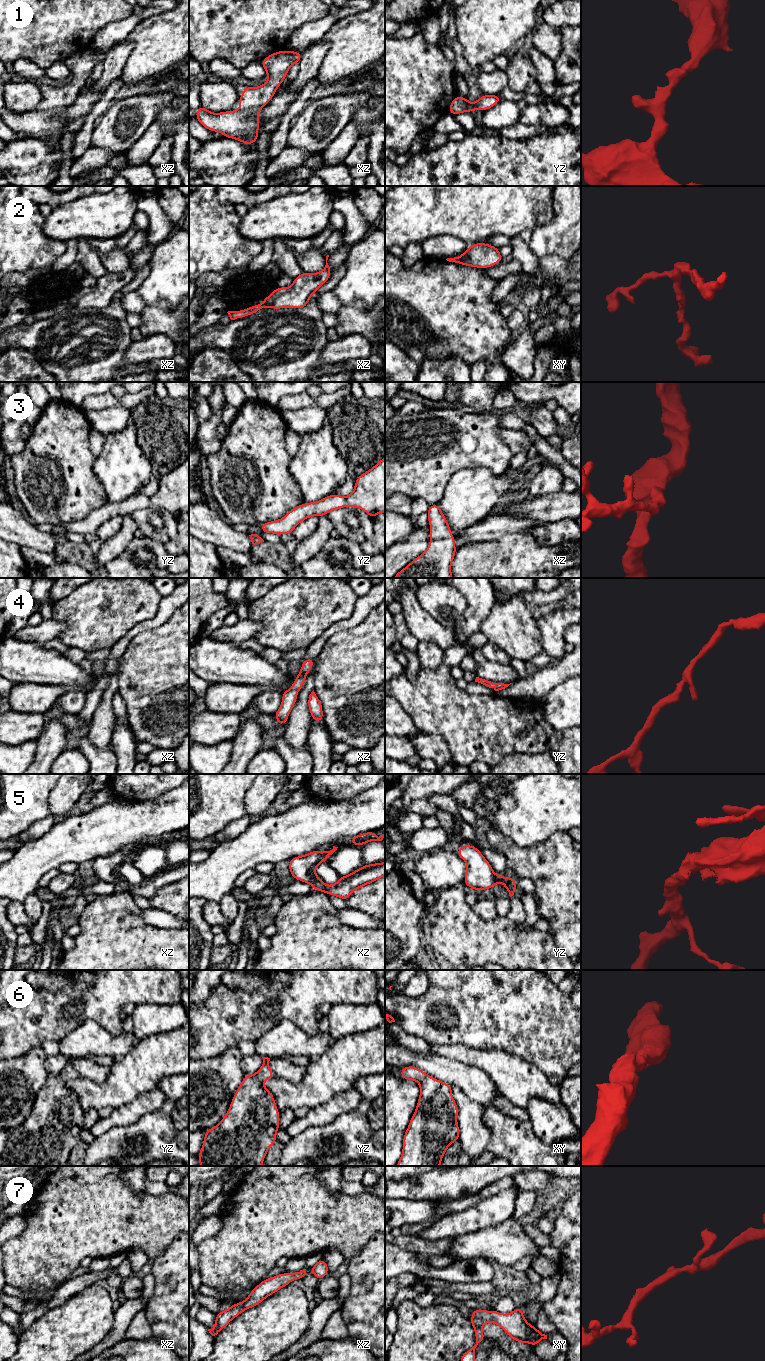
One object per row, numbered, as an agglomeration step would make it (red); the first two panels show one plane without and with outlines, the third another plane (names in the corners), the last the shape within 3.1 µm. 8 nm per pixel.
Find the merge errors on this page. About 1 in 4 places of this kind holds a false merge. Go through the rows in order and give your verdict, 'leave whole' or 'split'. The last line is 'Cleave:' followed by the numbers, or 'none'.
1: leave whole
2: leave whole
3: leave whole
4: leave whole
5: leave whole
6: leave whole
7: leave whole
Cleave: none

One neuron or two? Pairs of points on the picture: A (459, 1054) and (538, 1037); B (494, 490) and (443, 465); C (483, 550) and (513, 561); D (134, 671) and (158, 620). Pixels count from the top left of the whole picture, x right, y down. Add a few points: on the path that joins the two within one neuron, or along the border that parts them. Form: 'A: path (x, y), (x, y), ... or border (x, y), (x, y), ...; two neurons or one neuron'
A: border (458, 1044), (481, 1049), (498, 1049), (504, 1052); two neurons
B: border (480, 466), (459, 469), (451, 477), (444, 491); two neurons
C: path (490, 556), (506, 556); one neuron
D: border (173, 614), (160, 625), (143, 630), (133, 638); two neurons

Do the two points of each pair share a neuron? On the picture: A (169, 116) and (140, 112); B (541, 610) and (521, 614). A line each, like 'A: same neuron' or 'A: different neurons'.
A: different neurons
B: different neurons

